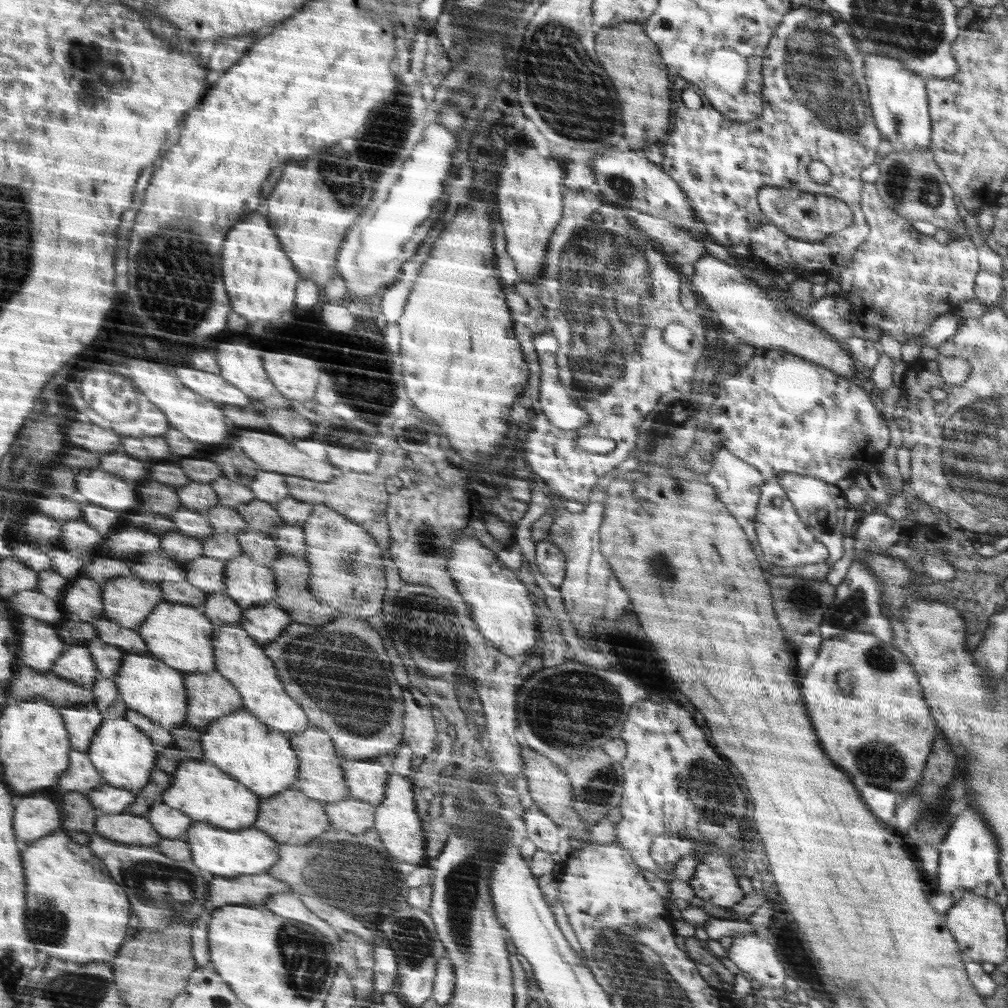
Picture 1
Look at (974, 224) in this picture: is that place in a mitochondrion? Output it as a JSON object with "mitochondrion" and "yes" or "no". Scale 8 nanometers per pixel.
{"mitochondrion":"no"}

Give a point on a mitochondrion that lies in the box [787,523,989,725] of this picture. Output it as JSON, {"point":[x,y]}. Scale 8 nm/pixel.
{"point":[851,612]}

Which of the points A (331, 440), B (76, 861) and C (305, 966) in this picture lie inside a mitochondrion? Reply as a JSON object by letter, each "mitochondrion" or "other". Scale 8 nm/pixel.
{"A":"other","B":"other","C":"mitochondrion"}

